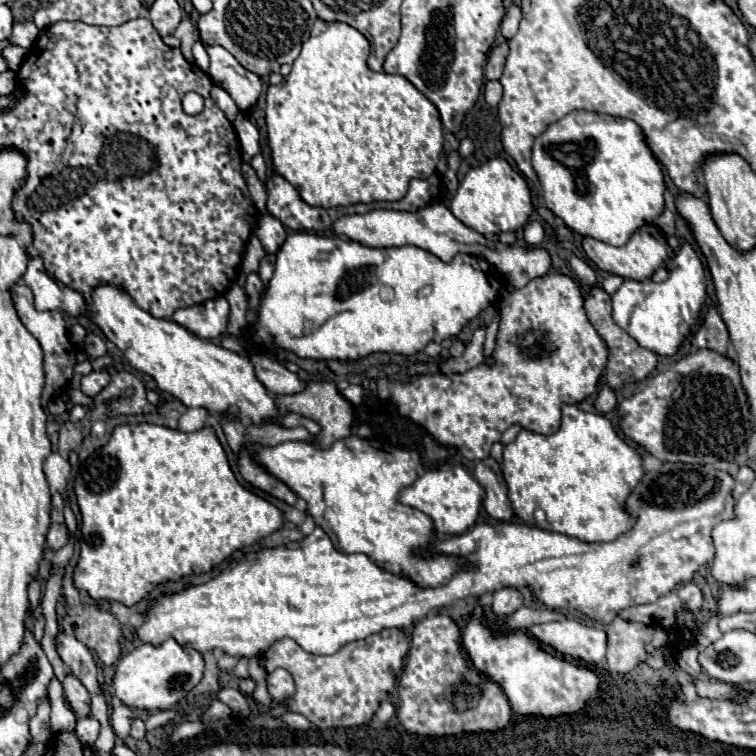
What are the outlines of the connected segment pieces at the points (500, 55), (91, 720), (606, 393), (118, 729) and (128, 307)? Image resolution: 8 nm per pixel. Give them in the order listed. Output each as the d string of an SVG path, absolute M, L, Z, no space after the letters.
M506 42L492 50L492 54L490 54L490 58L488 58L488 64L486 64L486 70L484 70L484 76L486 76L488 80L498 80L498 78L502 76L506 56L508 56L508 44L506 44Z
M94 716L80 718L76 724L76 736L84 746L94 746L100 732L100 722Z
M604 384L594 396L594 408L600 414L608 414L610 410L616 408L616 404L618 404L616 392L612 392L612 388L608 388L608 384Z
M114 704L112 706L110 724L112 724L112 728L114 728L114 732L116 732L118 738L124 740L130 734L132 720L134 720L134 714L132 714L132 710L128 706L124 706L124 704Z
M40 256L30 258L24 282L34 292L36 310L62 310L70 316L90 316L104 336L124 352L136 370L150 374L160 390L176 396L184 406L202 406L218 414L226 412L228 406L238 406L240 414L250 416L254 424L260 424L266 416L278 416L272 396L256 378L254 366L248 358L214 342L202 340L172 320L150 316L138 308L122 288L114 284L100 284L92 290L92 302L86 302L86 298L76 290L64 284L60 288L60 284L46 274Z

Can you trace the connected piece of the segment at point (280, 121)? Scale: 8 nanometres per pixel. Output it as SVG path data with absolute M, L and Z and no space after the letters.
M328 22L328 28L318 34L310 36L302 44L300 56L292 62L290 74L284 78L282 84L278 86L268 86L266 92L266 126L268 126L268 144L272 150L272 164L278 174L282 174L302 196L302 200L310 206L320 206L320 208L334 208L334 206L352 206L358 202L374 202L374 200L400 200L404 198L408 190L408 182L412 178L428 178L434 174L444 136L442 136L442 122L440 122L440 112L436 106L420 92L416 90L404 76L400 74L376 74L368 68L366 58L370 54L370 42L362 32L356 28L344 24L344 22Z

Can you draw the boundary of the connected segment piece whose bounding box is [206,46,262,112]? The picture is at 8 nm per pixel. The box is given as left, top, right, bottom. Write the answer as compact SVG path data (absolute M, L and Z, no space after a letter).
M206 46L210 56L210 78L218 82L238 104L242 112L256 108L262 96L262 80L254 72L240 66L240 62L224 48Z

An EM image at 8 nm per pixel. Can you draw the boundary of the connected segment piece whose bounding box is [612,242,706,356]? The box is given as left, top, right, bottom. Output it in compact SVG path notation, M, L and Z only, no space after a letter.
M682 244L680 252L672 260L672 270L666 282L652 282L652 280L624 280L620 290L612 296L612 318L614 322L624 328L640 346L662 354L672 356L682 338L690 332L696 324L700 308L706 296L706 272L700 256L696 254L692 244Z

